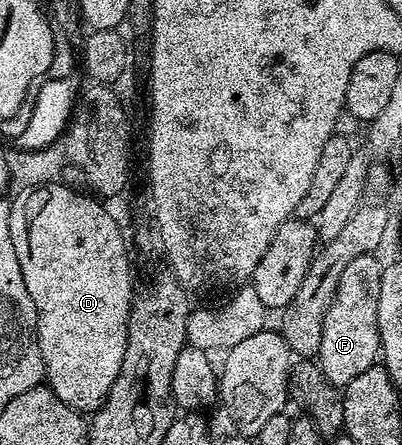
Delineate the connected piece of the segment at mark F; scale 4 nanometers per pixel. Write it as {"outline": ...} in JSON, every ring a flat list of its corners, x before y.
{"outline":[[366,254,345,264,345,272,341,272,341,284,337,284,333,304,327,309,325,324,321,328,321,348,317,355,317,365,328,382,340,388,347,386,349,380,361,376,365,368,376,365,381,354,377,296,381,296,383,266,377,259,375,254]]}

